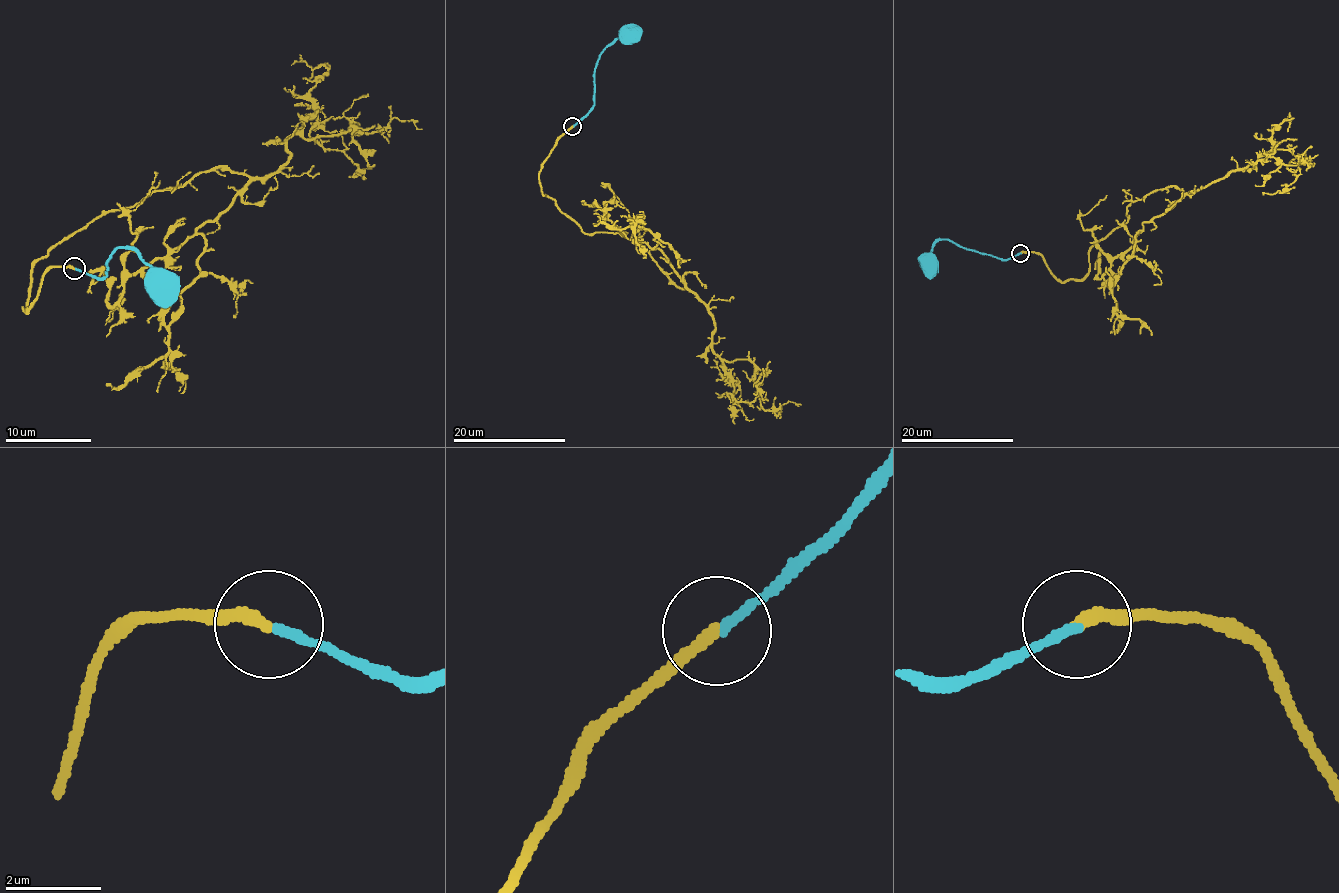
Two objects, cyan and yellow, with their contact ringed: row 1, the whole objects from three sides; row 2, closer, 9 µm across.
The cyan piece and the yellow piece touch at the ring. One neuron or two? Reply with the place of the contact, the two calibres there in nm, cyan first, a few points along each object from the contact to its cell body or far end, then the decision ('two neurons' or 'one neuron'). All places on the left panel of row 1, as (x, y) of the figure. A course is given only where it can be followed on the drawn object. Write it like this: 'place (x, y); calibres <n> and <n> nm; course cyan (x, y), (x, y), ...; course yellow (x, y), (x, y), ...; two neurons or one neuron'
place (74, 268); calibres 200 and 280 nm; course cyan (76, 268), (103, 277), (108, 260), (118, 247), (131, 247), (161, 279), (161, 286); course yellow (73, 268), (22, 309), (31, 268), (101, 213), (219, 168), (272, 174), (317, 110), (311, 138), (362, 179); one neuron

